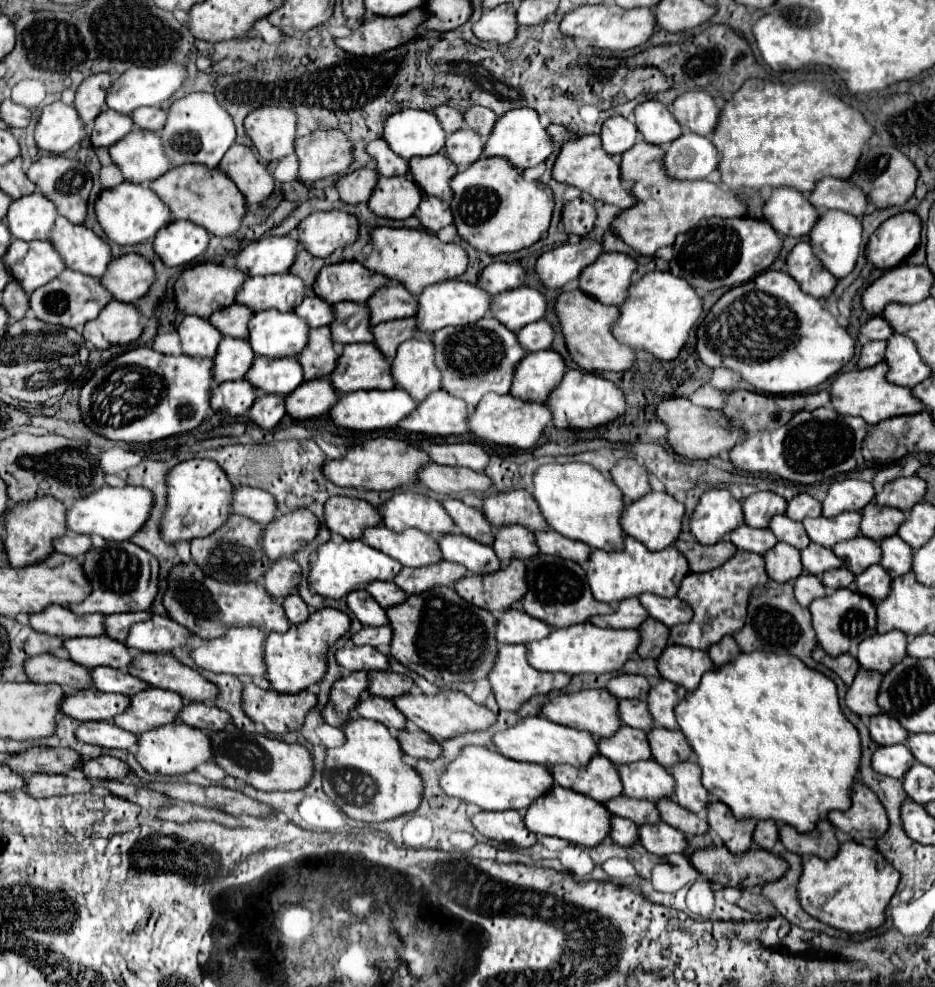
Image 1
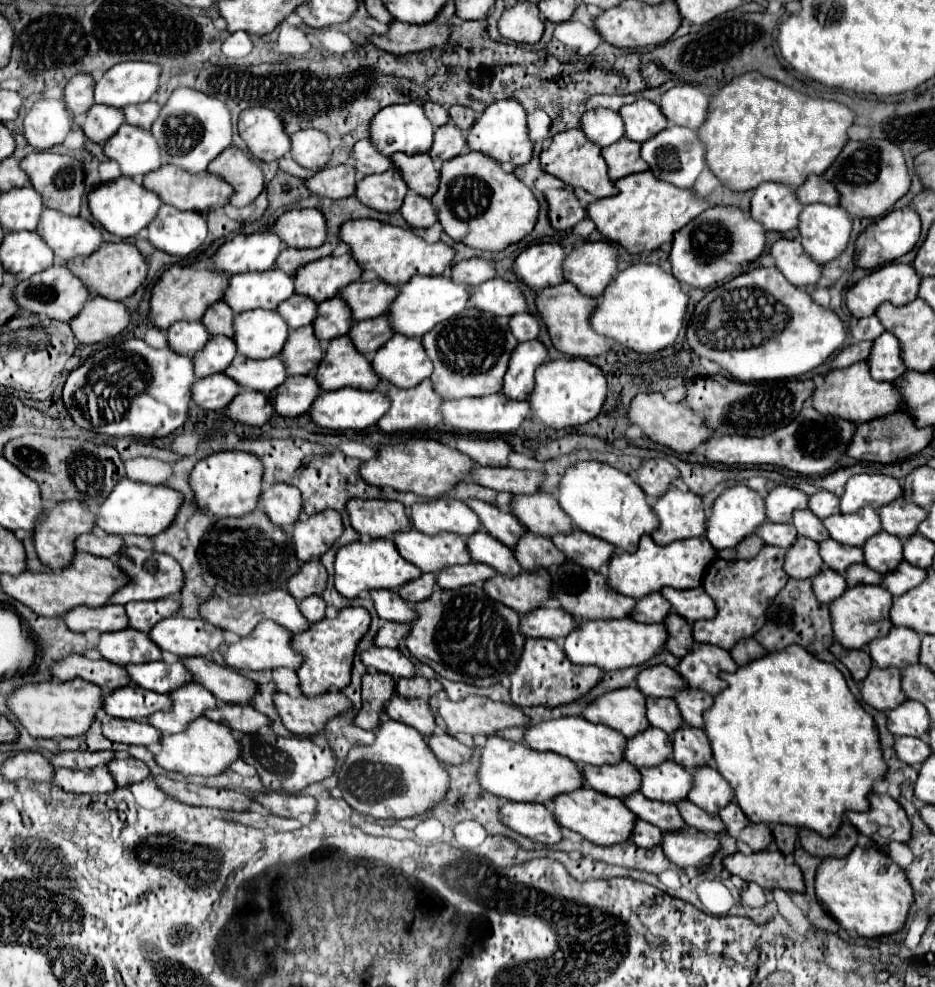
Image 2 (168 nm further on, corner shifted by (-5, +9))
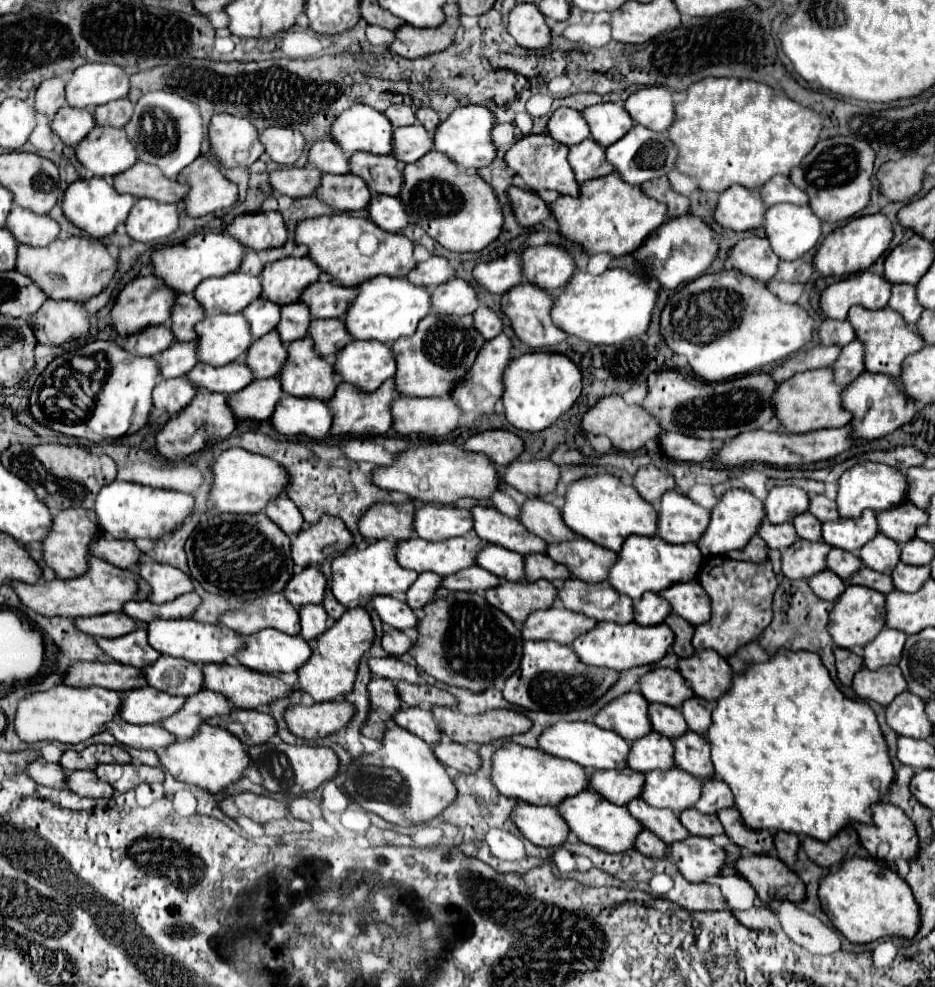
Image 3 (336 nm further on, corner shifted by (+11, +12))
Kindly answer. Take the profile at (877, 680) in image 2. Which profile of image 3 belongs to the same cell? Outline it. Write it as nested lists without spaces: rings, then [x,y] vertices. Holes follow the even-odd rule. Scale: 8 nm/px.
[[[884,666],[878,670],[862,668],[856,672],[852,688],[862,700],[874,700],[888,706],[906,688],[906,680],[898,666]]]

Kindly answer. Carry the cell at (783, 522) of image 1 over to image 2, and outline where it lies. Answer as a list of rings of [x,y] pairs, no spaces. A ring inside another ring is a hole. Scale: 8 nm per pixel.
[[[794,511],[794,527],[798,529],[798,535],[804,535],[814,541],[824,541],[830,539],[826,527],[822,525],[822,519],[818,519],[812,511]]]

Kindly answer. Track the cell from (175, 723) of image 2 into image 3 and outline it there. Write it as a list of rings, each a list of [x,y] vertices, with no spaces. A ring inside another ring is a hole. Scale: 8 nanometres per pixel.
[[[200,690],[188,696],[184,708],[180,708],[180,712],[172,714],[168,720],[162,720],[160,726],[172,732],[178,740],[186,740],[198,732],[198,726],[208,716],[224,716],[230,710],[232,706],[224,696],[210,690]]]

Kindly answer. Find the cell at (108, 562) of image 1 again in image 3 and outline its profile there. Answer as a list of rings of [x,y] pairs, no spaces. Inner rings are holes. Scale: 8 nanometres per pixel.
[[[154,560],[140,562],[138,576],[148,582],[150,586],[148,600],[154,604],[162,604],[162,602],[178,598],[180,594],[192,592],[192,582],[182,570],[154,562]]]

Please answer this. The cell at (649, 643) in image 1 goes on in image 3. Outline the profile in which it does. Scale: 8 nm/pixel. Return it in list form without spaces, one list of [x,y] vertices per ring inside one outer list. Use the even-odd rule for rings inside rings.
[[[670,614],[664,624],[668,624],[668,628],[672,628],[674,632],[674,644],[672,644],[672,652],[676,656],[682,656],[682,658],[688,658],[692,656],[694,648],[692,648],[692,634],[694,634],[694,626],[690,622],[686,622],[684,618],[676,616],[676,614]]]

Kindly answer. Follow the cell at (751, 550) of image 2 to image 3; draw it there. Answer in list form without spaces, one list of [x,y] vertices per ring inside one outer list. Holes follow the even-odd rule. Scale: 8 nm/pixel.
[[[754,534],[744,548],[732,550],[732,552],[728,552],[726,556],[728,556],[728,558],[734,558],[734,560],[762,562],[762,560],[766,560],[766,544],[764,544],[764,540],[762,540],[758,534]]]

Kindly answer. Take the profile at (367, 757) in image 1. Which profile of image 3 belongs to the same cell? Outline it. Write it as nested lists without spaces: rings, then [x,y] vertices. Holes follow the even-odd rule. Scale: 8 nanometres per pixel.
[[[392,724],[384,730],[380,744],[378,752],[362,754],[350,760],[346,780],[342,784],[344,792],[366,812],[374,812],[398,826],[412,826],[432,820],[456,798],[452,778],[424,740]]]

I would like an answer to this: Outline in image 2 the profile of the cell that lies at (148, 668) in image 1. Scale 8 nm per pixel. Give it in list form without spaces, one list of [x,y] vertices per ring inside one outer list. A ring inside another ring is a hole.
[[[206,657],[184,659],[184,665],[194,673],[196,683],[204,685],[222,703],[250,703],[252,695],[258,693],[258,685],[252,679]]]

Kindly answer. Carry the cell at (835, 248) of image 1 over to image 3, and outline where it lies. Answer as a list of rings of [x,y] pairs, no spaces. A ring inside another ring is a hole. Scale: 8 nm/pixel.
[[[776,204],[766,212],[766,236],[780,260],[796,260],[810,252],[822,234],[822,220],[810,206]]]

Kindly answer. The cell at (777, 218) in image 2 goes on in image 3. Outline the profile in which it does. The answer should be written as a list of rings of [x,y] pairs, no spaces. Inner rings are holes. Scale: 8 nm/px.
[[[730,186],[726,192],[720,194],[720,200],[714,210],[714,220],[722,228],[746,232],[764,224],[766,210],[766,204],[760,200],[760,190]]]

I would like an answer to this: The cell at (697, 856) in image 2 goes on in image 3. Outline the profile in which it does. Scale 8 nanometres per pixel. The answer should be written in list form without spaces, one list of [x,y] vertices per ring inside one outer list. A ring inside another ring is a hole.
[[[688,836],[670,844],[666,856],[688,882],[704,882],[724,868],[724,850],[704,836]]]

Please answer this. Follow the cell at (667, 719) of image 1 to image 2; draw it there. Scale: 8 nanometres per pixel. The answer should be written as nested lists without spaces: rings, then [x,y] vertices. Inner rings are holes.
[[[688,687],[688,689],[680,691],[674,697],[674,701],[678,703],[680,713],[682,713],[686,725],[690,725],[690,727],[704,727],[702,713],[712,707],[714,697],[710,693],[704,693],[704,691],[698,691],[698,689]]]

